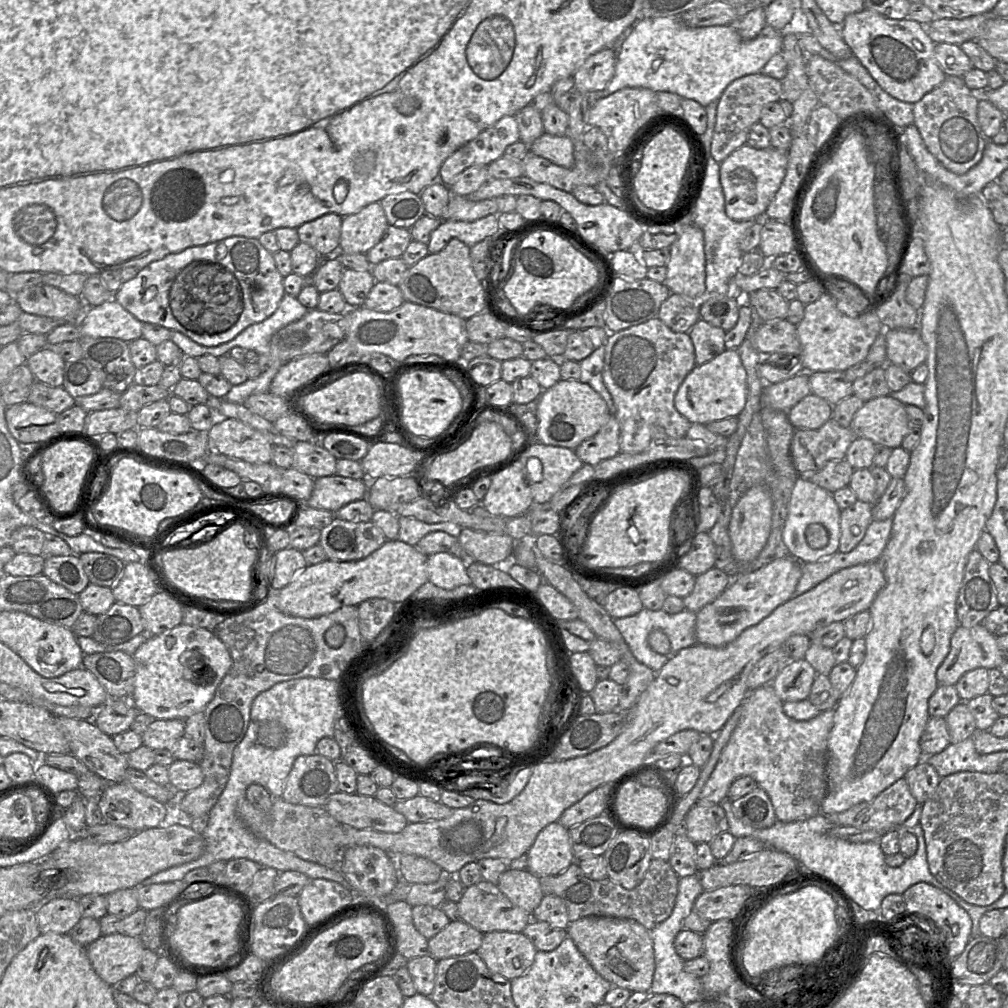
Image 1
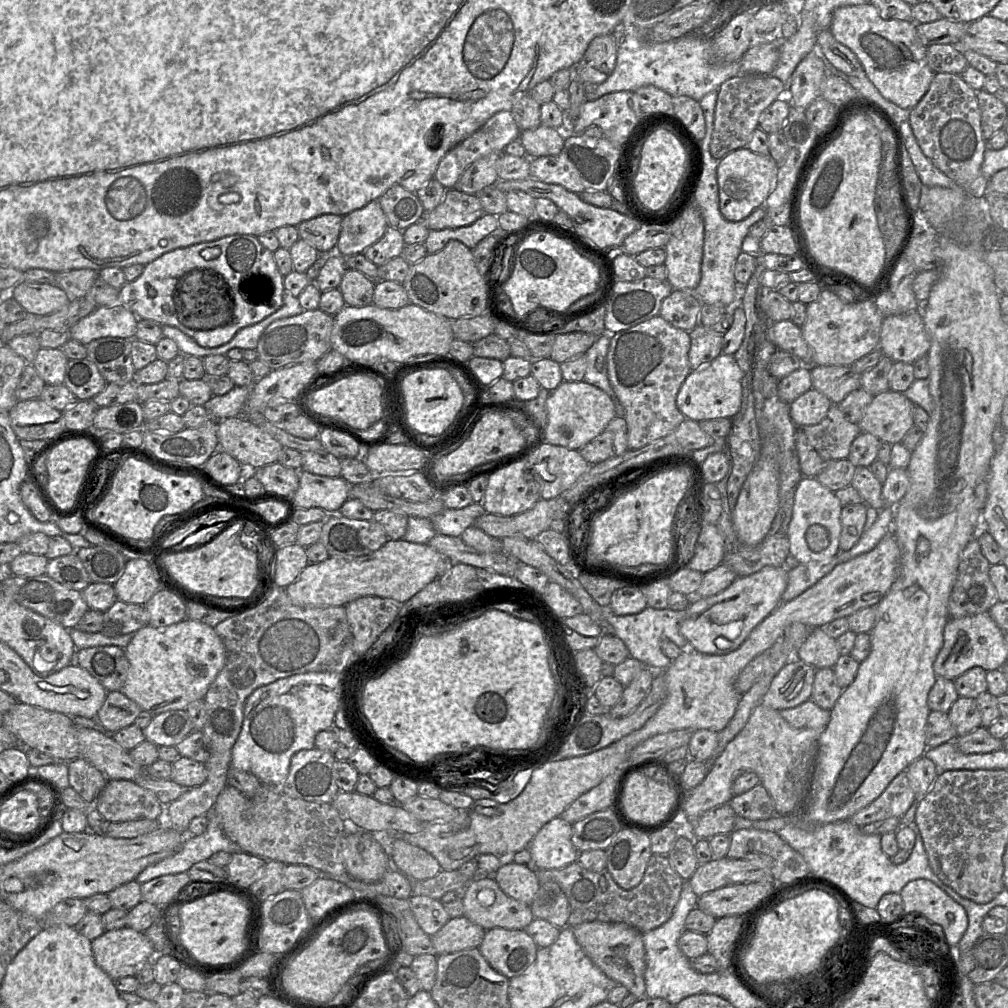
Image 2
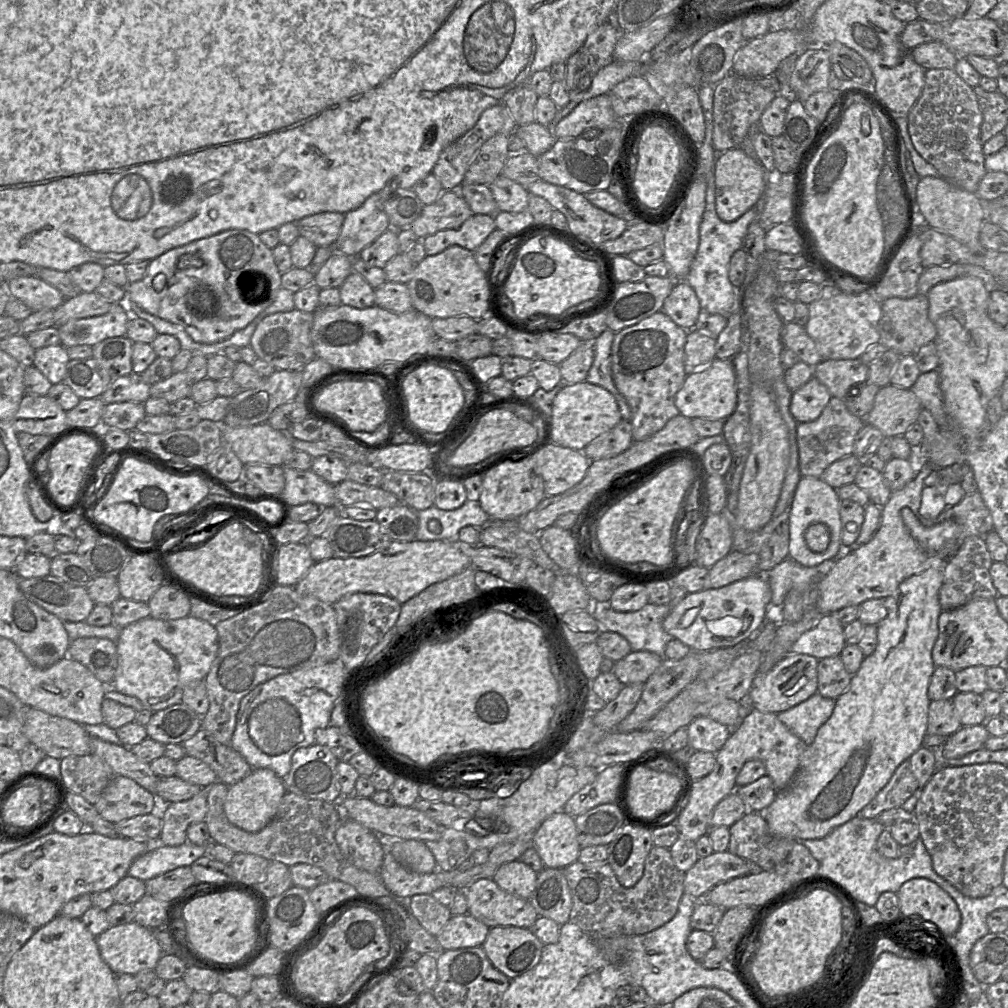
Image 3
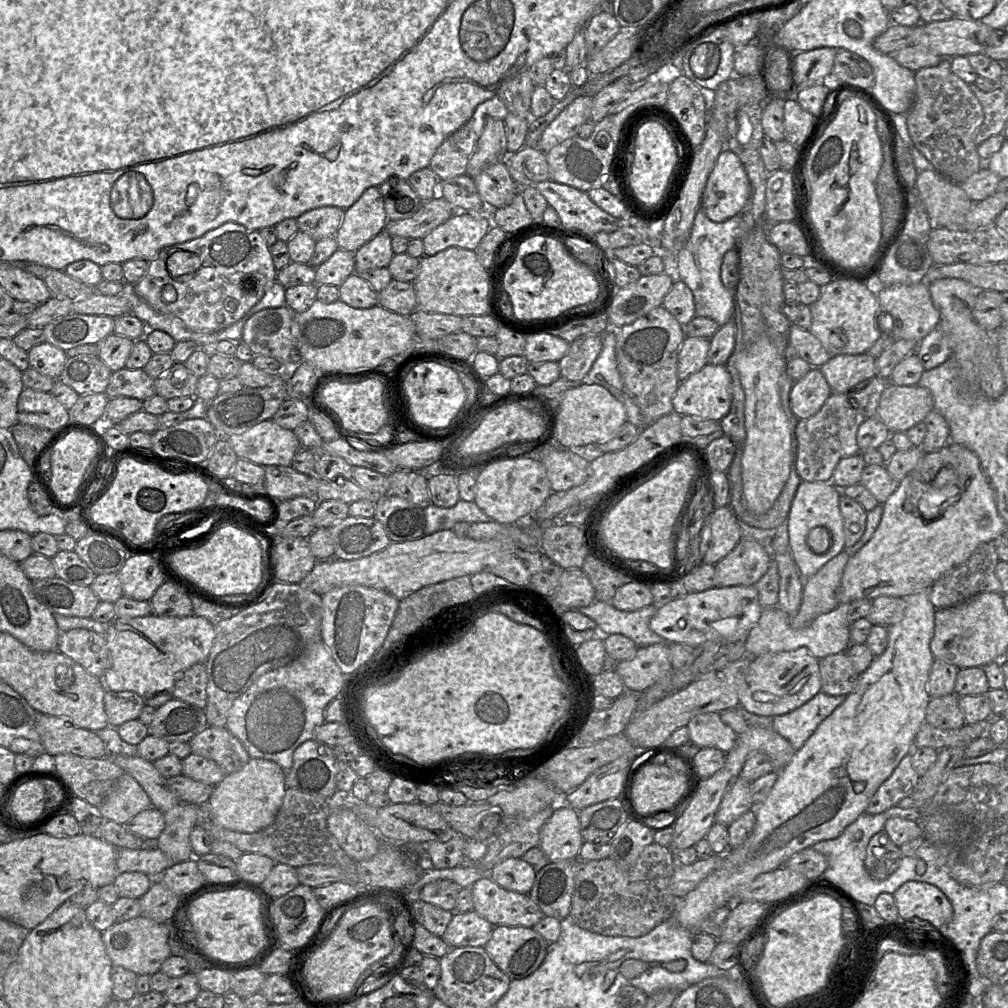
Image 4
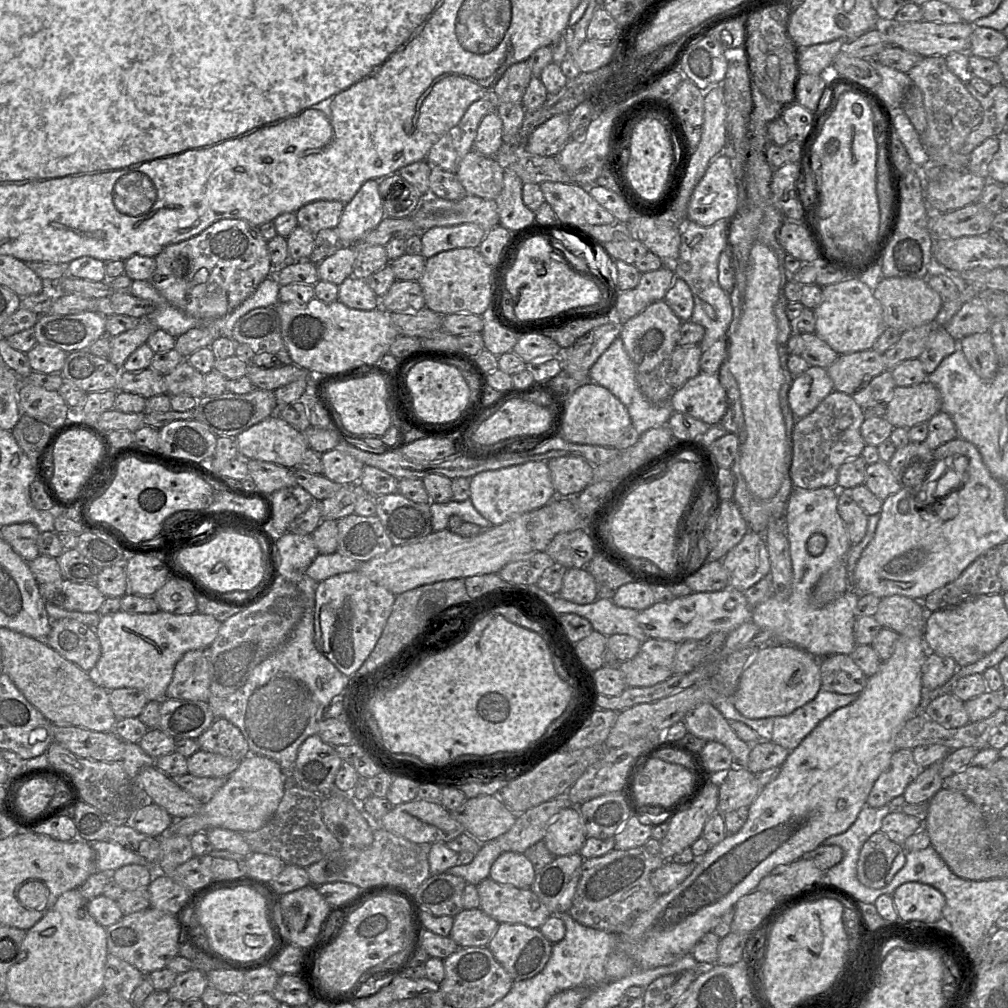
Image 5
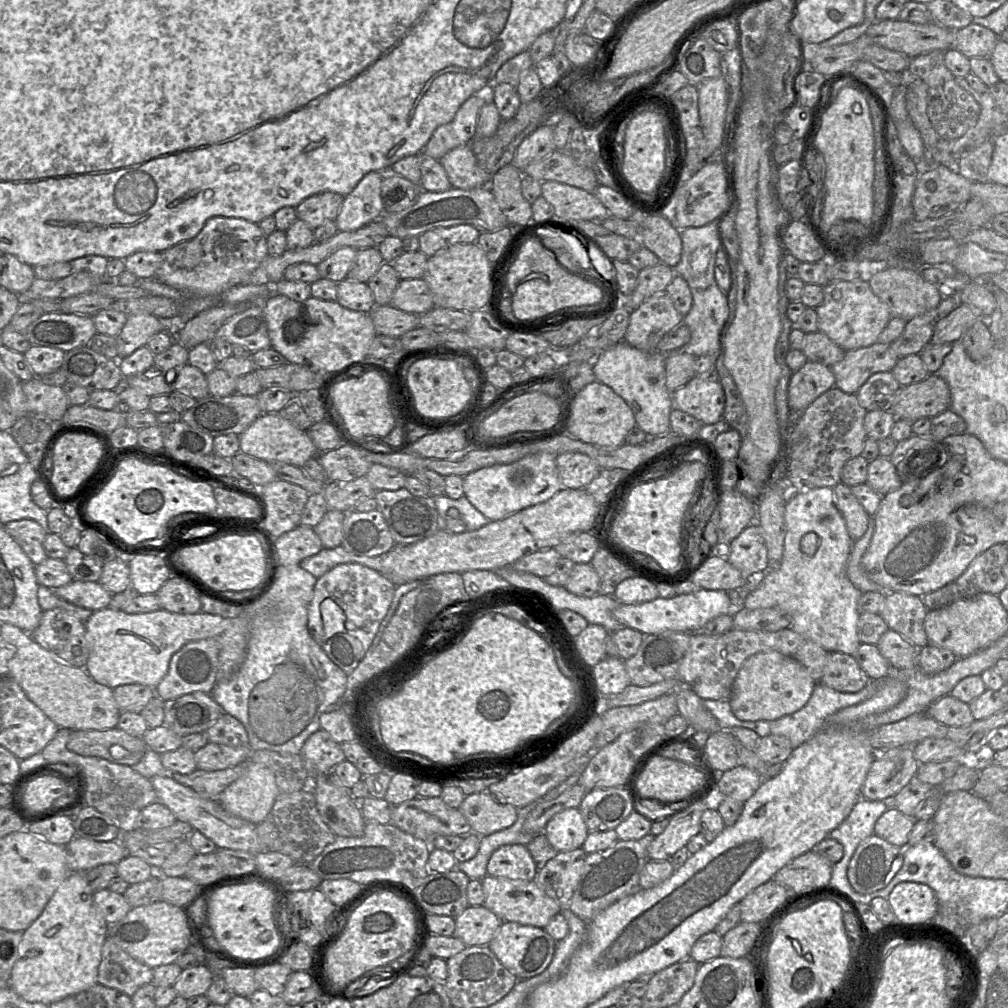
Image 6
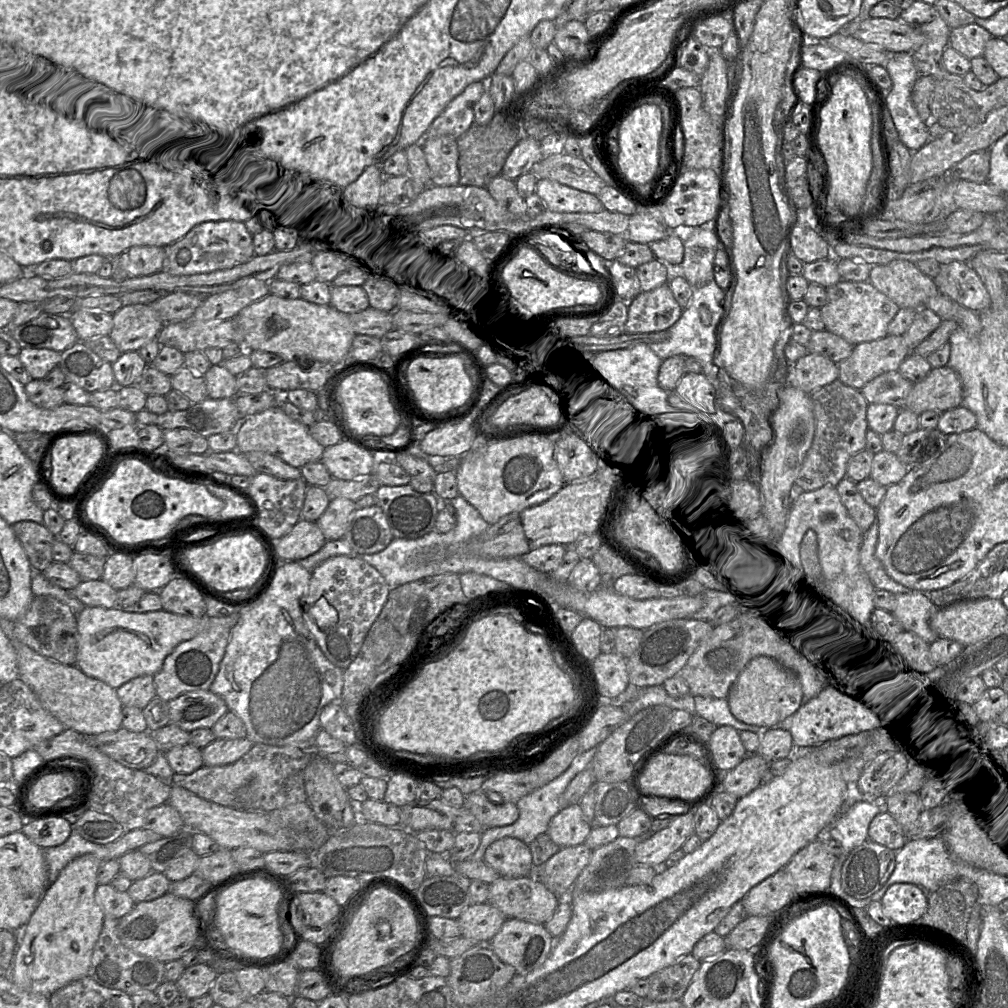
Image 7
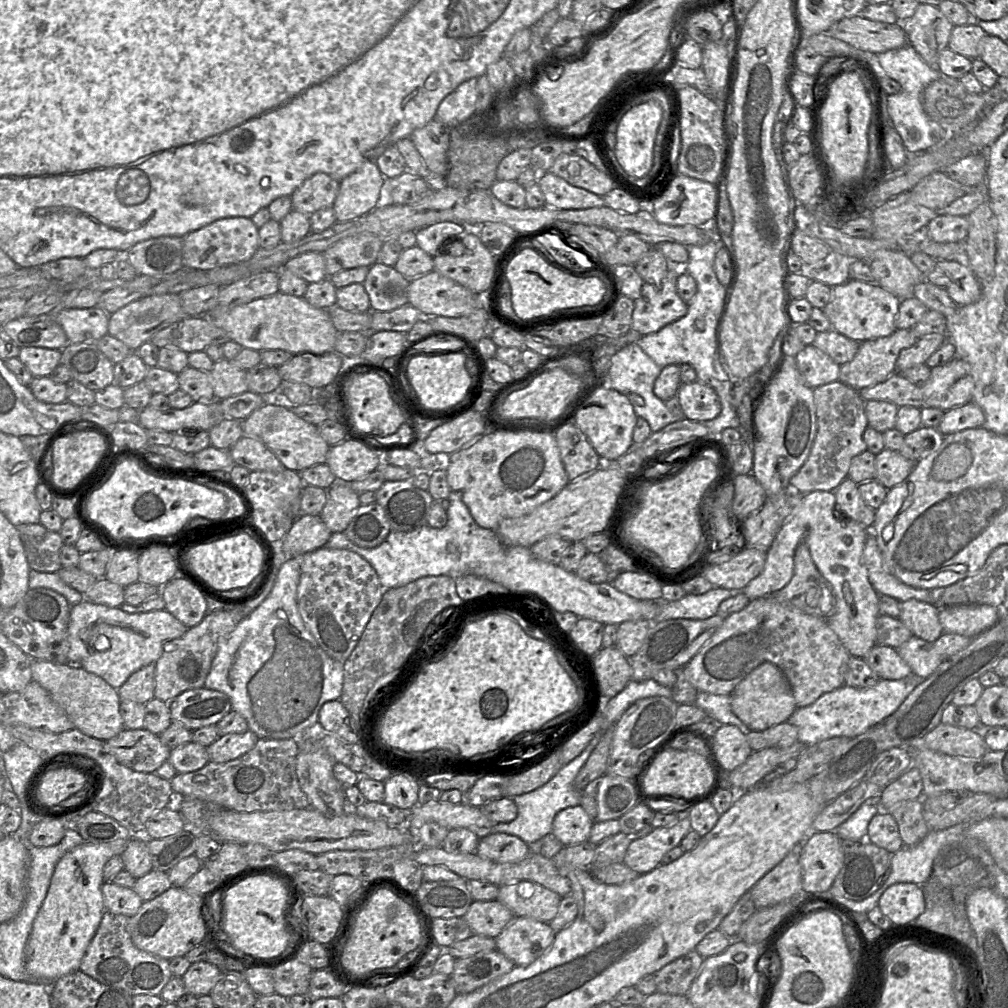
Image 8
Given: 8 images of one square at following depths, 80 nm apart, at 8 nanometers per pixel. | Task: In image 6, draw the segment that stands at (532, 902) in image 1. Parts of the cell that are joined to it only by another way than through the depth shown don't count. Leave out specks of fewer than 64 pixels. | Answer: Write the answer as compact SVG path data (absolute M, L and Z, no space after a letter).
M508 844L496 849L487 864L487 874L510 880L532 881L538 870L525 845Z

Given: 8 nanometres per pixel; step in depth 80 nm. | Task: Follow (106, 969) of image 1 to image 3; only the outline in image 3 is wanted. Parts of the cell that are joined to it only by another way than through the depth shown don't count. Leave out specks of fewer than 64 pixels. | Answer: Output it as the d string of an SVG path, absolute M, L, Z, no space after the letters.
M135 921L110 926L96 942L102 959L115 974L154 970L163 955L153 930Z

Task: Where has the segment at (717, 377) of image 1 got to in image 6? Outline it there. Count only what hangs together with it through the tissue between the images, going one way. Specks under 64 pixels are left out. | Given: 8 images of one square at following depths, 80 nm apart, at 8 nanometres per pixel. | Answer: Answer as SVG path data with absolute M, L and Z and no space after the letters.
M714 373L713 376L696 375L673 392L673 402L676 408L706 425L715 424L723 418L726 398Z

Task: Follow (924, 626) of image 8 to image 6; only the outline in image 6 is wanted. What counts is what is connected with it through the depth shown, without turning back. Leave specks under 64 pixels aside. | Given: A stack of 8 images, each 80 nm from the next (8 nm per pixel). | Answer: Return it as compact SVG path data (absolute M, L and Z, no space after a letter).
M903 592L886 593L880 615L892 629L900 633L918 648L929 644L924 629L924 620L928 609L920 596Z

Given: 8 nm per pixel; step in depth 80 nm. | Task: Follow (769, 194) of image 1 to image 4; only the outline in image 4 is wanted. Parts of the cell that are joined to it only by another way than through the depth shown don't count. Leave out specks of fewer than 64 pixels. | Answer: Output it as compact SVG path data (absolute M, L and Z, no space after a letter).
M724 148L710 173L702 207L708 218L721 223L742 213L752 195L752 184L740 158Z

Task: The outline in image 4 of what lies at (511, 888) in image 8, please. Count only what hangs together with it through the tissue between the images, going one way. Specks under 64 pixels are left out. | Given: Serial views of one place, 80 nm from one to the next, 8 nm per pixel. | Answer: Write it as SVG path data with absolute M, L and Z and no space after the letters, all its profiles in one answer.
M490 876L479 879L470 888L474 911L494 926L532 928L545 916L529 894L507 890Z

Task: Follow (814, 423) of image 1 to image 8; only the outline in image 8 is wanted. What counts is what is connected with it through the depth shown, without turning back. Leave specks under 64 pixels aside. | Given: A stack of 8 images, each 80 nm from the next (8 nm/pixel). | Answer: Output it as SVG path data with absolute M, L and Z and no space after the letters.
M814 345L806 346L795 358L804 381L813 389L839 380L841 365Z

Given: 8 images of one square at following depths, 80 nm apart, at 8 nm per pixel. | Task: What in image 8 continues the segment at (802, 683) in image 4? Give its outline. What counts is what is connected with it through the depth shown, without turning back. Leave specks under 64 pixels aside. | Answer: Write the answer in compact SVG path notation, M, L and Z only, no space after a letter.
M764 662L753 669L733 690L731 709L751 731L763 732L786 722L796 710L792 688L784 673L773 663Z

